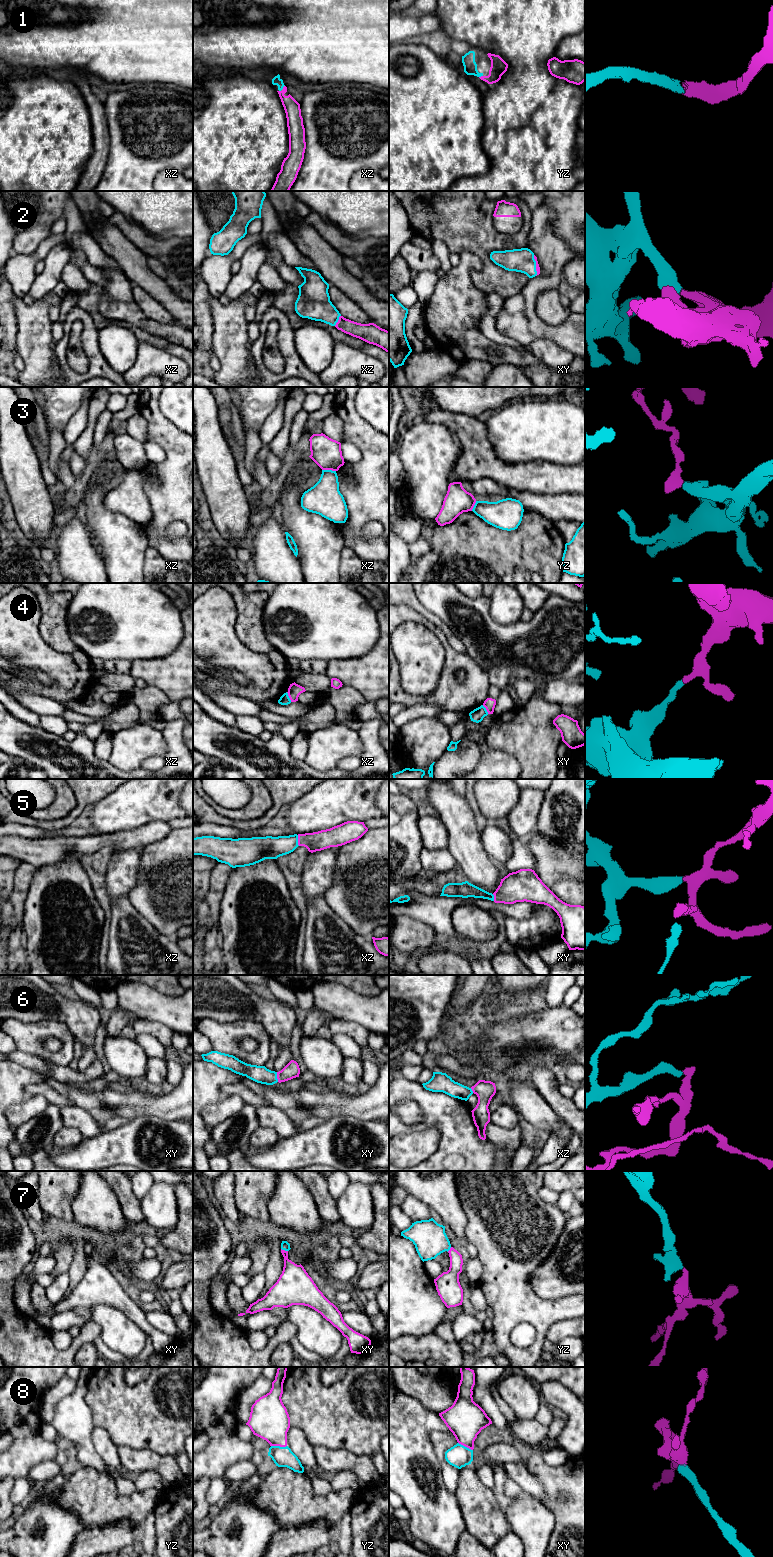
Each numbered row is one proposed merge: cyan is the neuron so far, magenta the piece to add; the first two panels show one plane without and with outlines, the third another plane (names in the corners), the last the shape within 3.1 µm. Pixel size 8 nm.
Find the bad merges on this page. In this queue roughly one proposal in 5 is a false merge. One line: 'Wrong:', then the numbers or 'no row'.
Wrong: 3, 4

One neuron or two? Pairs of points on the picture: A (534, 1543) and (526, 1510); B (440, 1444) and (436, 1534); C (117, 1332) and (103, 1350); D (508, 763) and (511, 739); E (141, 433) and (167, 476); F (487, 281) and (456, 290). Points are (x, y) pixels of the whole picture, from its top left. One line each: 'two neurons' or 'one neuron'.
A: one neuron
B: two neurons
C: two neurons
D: two neurons
E: two neurons
F: two neurons

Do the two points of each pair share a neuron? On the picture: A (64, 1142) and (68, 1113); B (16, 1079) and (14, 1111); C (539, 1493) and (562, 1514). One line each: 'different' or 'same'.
A: different
B: different
C: different

